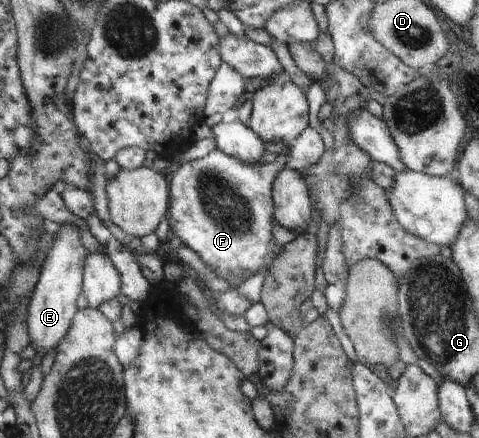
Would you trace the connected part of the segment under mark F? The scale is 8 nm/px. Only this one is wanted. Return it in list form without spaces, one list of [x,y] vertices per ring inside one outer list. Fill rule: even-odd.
[[[216,148],[205,157],[187,161],[177,173],[172,174],[170,211],[167,215],[169,227],[179,235],[186,247],[197,253],[208,272],[215,273],[225,281],[241,275],[245,281],[261,268],[267,271],[275,257],[281,253],[283,246],[277,245],[275,237],[271,237],[271,233],[275,233],[275,227],[279,226],[273,217],[271,184],[275,175],[284,168],[283,161],[285,157],[281,157],[279,153],[277,162],[251,165],[250,162],[229,157]]]

